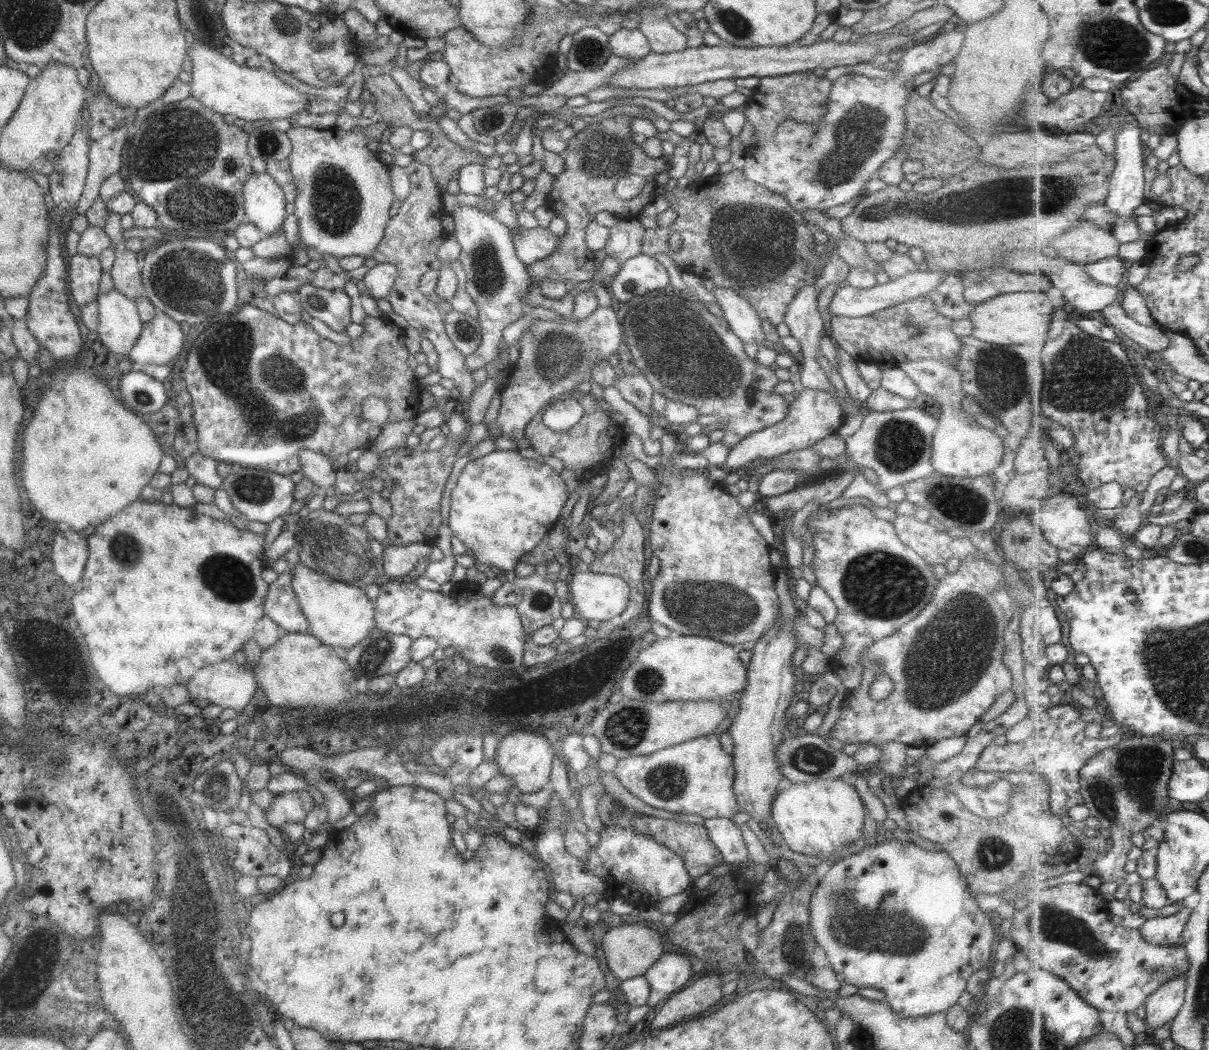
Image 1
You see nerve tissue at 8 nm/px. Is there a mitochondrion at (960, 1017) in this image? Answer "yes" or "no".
no

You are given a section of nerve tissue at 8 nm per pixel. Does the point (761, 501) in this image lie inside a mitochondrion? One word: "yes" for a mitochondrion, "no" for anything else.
no

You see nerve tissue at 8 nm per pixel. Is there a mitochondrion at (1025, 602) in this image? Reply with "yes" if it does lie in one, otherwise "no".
no

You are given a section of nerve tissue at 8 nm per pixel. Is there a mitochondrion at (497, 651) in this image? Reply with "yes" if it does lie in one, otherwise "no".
yes

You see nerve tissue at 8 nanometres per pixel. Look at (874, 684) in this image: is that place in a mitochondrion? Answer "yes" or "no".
no

